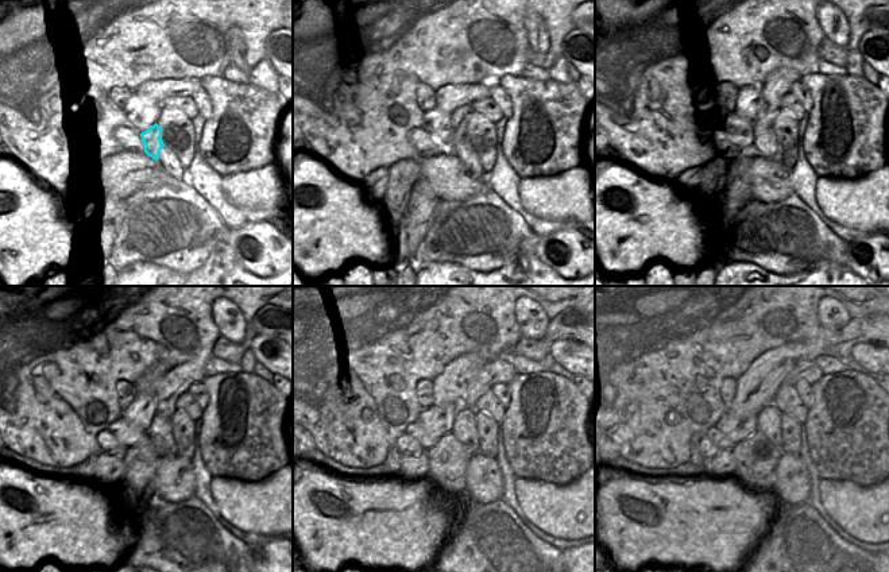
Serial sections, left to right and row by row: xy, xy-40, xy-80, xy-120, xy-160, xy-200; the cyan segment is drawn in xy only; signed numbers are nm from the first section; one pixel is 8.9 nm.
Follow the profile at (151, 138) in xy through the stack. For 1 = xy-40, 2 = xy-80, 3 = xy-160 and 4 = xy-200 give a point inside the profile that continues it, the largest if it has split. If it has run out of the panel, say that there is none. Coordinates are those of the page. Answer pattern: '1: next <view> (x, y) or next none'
1: next xy-40 (459, 113)
2: next xy-80 (779, 82)
3: next xy-160 (501, 370)
4: next xy-200 (807, 370)

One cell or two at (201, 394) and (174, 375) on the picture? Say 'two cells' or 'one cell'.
two cells

